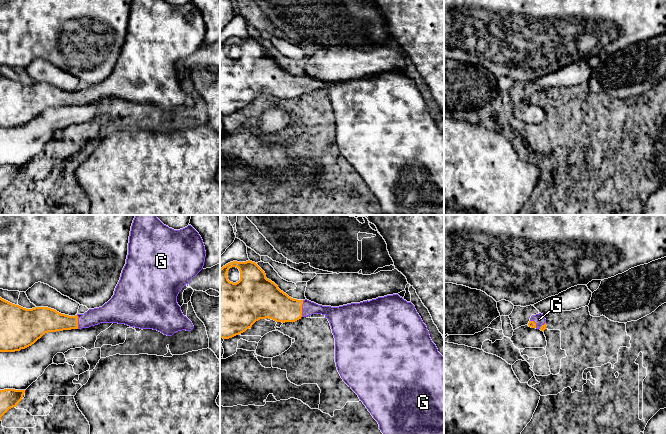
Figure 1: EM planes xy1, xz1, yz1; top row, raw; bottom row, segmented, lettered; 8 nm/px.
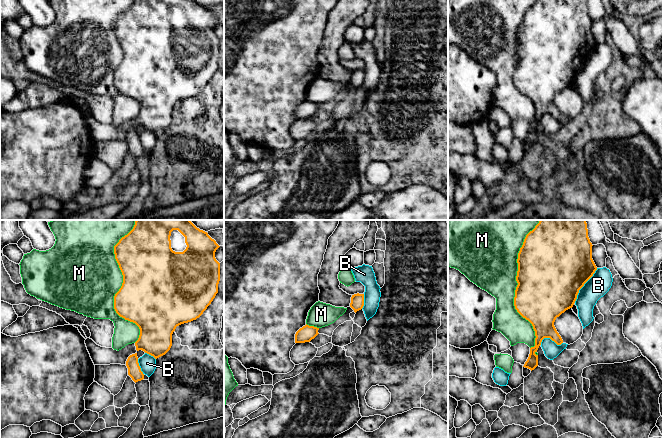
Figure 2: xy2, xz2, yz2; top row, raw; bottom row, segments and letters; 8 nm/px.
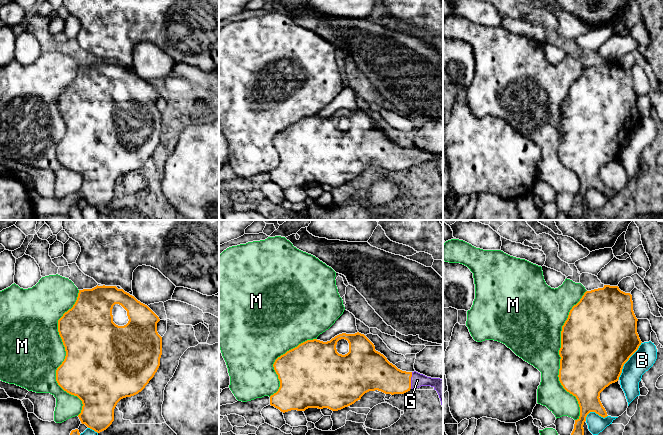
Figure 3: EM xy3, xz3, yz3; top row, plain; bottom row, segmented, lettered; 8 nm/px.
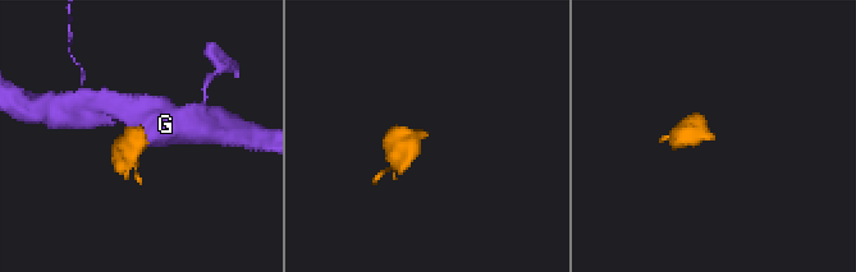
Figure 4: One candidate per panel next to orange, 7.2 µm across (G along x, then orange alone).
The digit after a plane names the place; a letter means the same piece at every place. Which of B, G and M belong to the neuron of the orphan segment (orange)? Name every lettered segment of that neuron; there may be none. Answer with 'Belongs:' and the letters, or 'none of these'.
Belongs: G

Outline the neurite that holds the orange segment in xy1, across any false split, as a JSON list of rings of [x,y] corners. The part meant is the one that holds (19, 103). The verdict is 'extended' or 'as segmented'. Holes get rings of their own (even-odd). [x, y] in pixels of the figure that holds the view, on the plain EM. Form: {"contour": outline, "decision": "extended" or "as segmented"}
{"contour": [[[132,0],[126,40],[114,71],[102,83],[69,92],[48,83],[26,85],[0,73],[0,128],[25,125],[48,108],[89,104],[100,99],[153,105],[167,112],[182,106],[191,107],[194,102],[183,91],[177,72],[203,45],[205,33],[203,16],[191,1],[174,6],[164,0]]], "decision": "extended"}

